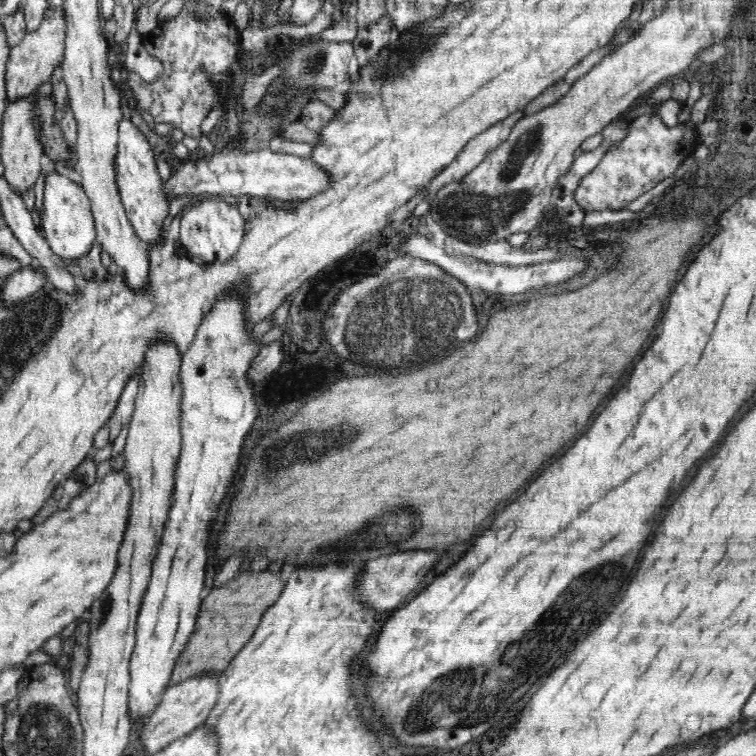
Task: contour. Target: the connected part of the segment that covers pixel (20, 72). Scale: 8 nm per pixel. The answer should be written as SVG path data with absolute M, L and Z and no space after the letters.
M48 6L44 20L36 32L28 32L24 38L10 49L5 70L7 102L14 102L22 96L32 94L42 84L49 82L56 66L62 66L65 47L65 20L61 6Z

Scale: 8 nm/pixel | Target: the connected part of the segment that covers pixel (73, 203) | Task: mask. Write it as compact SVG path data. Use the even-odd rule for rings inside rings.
M50 172L46 174L46 186L43 199L43 218L40 221L43 237L48 241L56 256L65 259L80 260L95 243L95 223L91 212L91 202L87 194L68 176Z

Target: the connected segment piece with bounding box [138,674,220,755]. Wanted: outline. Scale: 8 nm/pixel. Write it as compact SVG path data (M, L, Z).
M202 674L202 676L194 676L166 689L157 708L149 717L144 718L144 726L138 734L138 742L142 744L142 750L146 754L153 755L160 752L176 738L190 734L192 730L205 722L218 701L218 692L220 692L218 677L213 674Z

